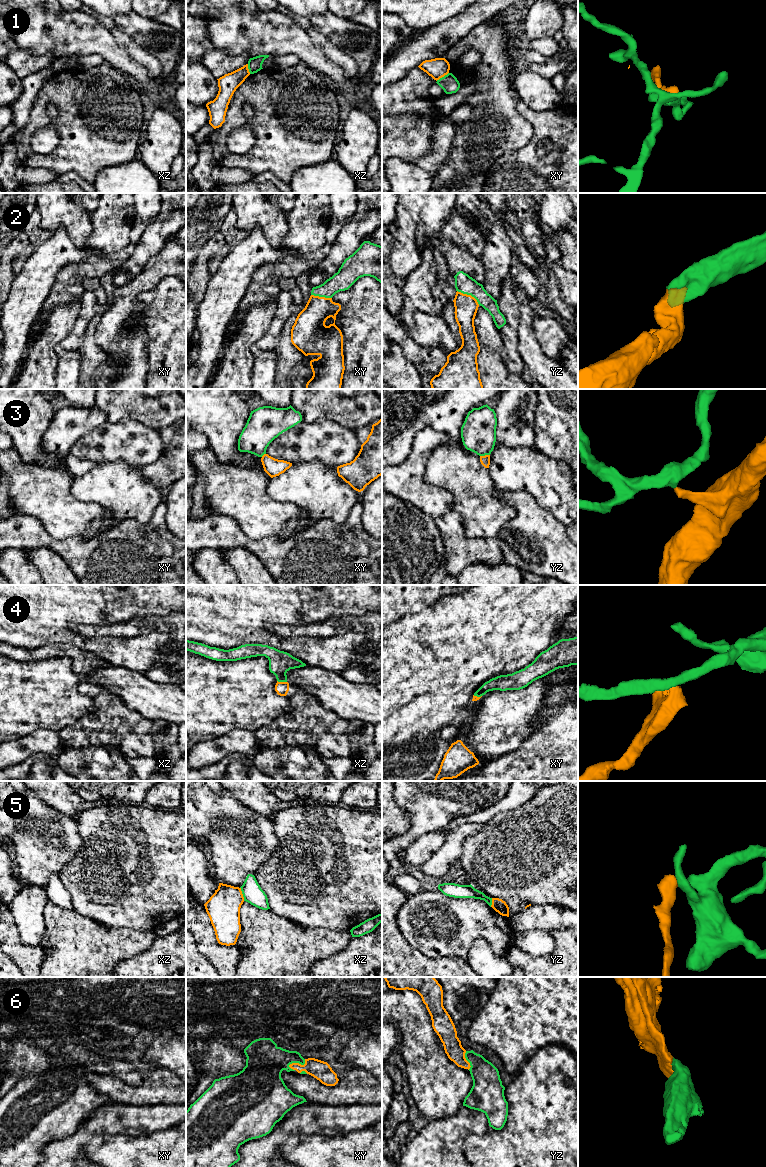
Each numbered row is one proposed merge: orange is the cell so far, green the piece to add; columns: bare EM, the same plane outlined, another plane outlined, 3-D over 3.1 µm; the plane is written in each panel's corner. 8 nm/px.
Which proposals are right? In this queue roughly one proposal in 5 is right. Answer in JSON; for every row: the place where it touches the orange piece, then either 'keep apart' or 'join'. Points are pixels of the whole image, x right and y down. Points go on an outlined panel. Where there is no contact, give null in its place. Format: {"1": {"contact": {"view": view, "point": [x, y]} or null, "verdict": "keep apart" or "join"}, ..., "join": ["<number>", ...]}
{"1": {"contact": {"view": "xy", "point": [442, 76]}, "verdict": "keep apart"}, "2": {"contact": {"view": "yz", "point": [469, 295]}, "verdict": "join"}, "3": {"contact": {"view": "yz", "point": [485, 455]}, "verdict": "keep apart"}, "4": {"contact": {"view": "xz", "point": [282, 682]}, "verdict": "keep apart"}, "5": {"contact": {"view": "xz", "point": [242, 894]}, "verdict": "keep apart"}, "6": {"contact": {"view": "xy", "point": [298, 1063]}, "verdict": "join"}, "join": ["2", "6"]}

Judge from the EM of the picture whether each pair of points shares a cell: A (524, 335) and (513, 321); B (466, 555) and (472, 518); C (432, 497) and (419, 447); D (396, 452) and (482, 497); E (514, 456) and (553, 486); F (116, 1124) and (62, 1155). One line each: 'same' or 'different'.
A: different
B: different
C: same
D: different
E: same
F: same

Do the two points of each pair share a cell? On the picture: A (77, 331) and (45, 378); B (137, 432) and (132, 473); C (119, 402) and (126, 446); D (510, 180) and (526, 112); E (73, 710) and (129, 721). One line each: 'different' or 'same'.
A: different
B: different
C: different
D: same
E: different

